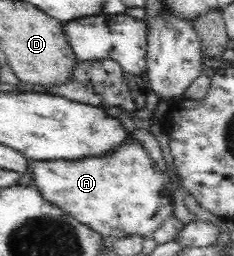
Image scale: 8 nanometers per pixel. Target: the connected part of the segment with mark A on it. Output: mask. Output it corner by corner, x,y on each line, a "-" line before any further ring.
132,134
128,142
118,146
113,153
104,154
100,158
84,158
76,162
36,162
28,159
24,171
30,174
34,187
46,201
102,236
110,236
113,239
134,235
149,238
167,218
173,217
172,199
164,195
168,187
166,177
140,140
133,138

